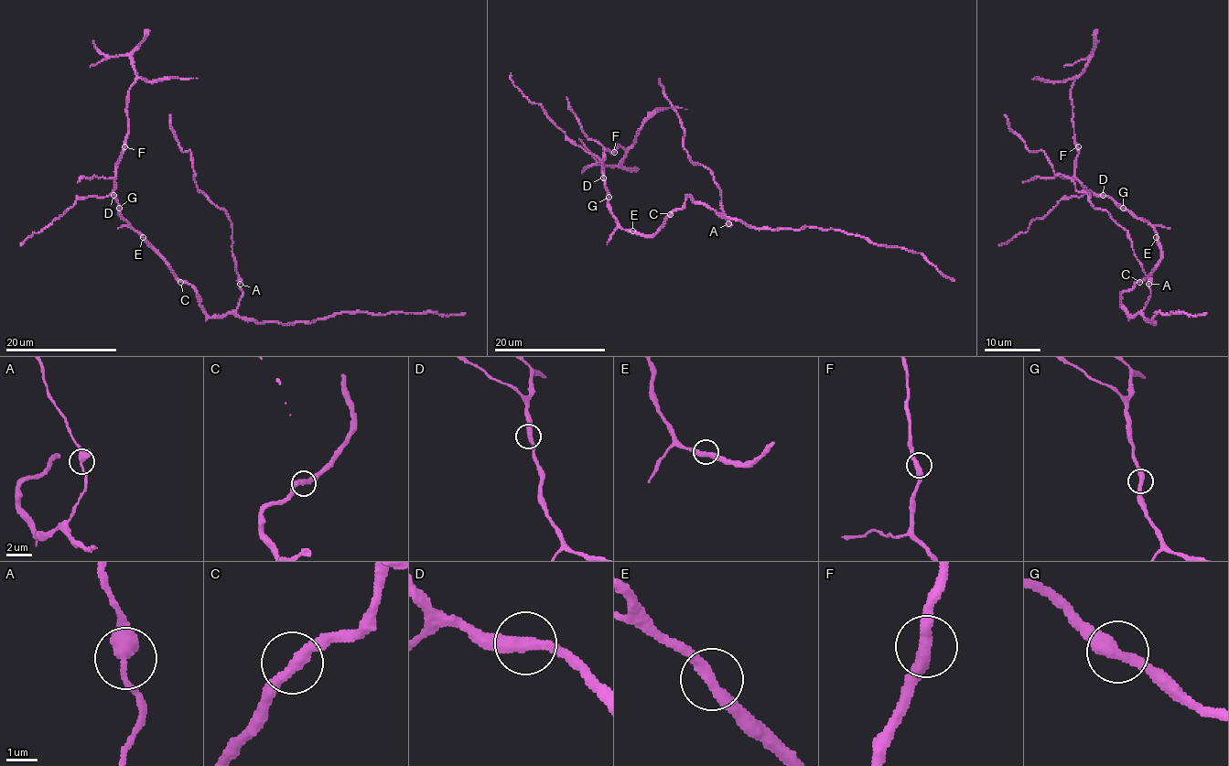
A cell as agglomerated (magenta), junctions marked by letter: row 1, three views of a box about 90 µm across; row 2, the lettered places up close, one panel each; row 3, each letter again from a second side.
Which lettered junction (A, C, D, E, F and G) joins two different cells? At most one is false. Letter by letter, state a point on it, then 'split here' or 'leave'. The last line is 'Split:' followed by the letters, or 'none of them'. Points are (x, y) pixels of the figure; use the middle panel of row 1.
A: (728, 223) | leave
C: (670, 214) | leave
D: (603, 178) | leave
E: (632, 231) | leave
F: (614, 152) | leave
G: (609, 197) | leave
Split: none of them

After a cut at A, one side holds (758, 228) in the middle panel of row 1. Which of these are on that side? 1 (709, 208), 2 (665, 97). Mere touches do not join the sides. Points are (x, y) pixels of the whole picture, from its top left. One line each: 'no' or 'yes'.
1: yes
2: no

